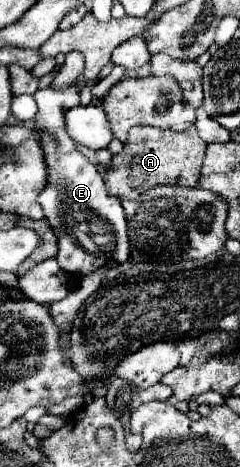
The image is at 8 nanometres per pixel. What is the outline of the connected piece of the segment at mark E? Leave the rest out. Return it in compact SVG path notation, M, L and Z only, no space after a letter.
M44 88L34 94L34 100L38 104L34 132L40 138L48 170L46 188L40 192L38 204L42 206L44 218L48 220L50 228L58 238L60 250L56 260L60 268L76 276L86 276L110 260L116 260L118 264L128 262L130 244L122 204L118 198L106 192L98 168L80 150L76 150L76 142L70 140L66 132L64 114L66 110L70 110L70 106L78 106L78 92L74 88Z

